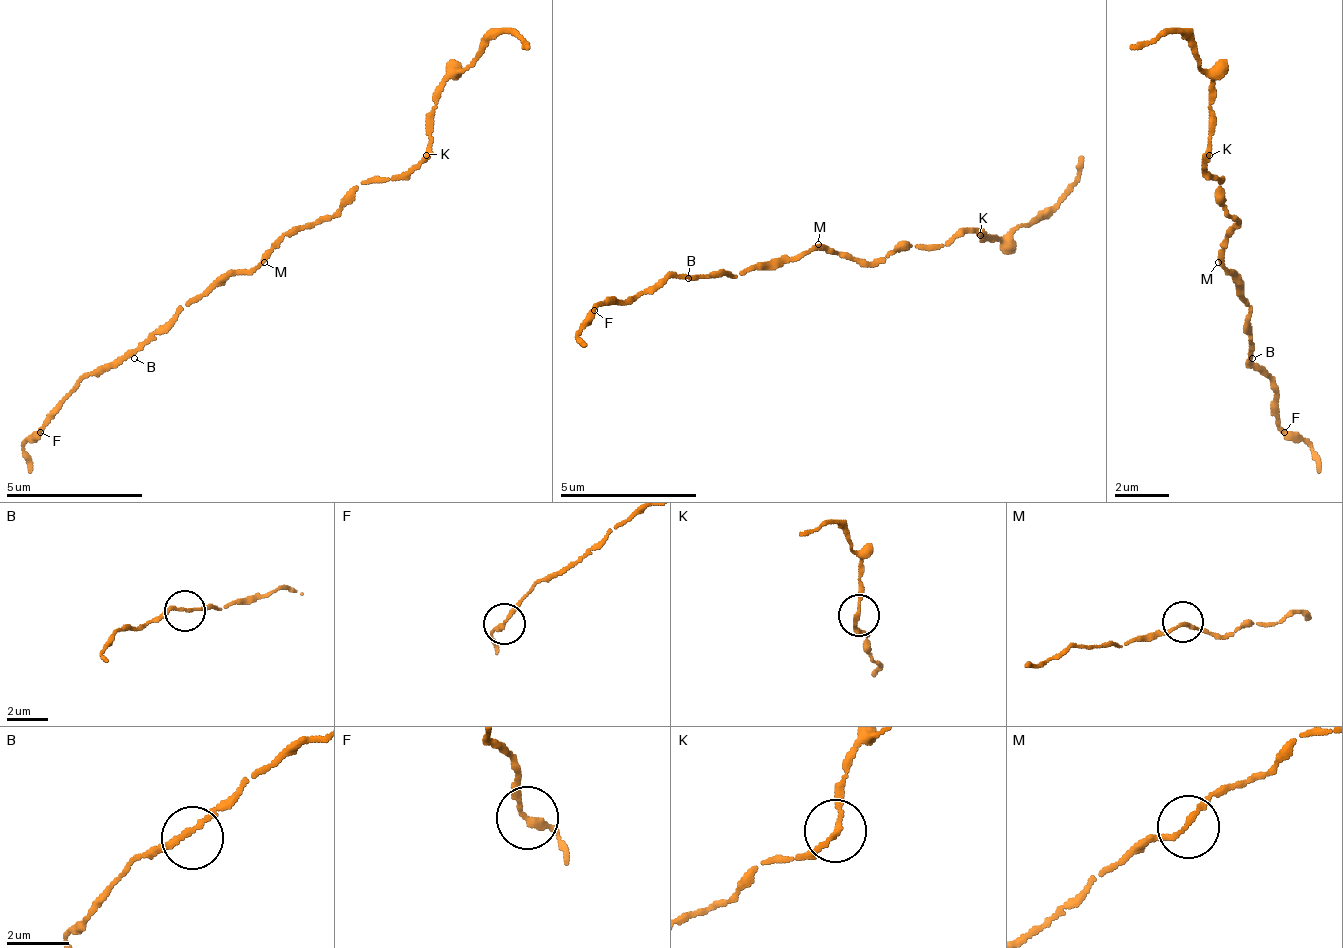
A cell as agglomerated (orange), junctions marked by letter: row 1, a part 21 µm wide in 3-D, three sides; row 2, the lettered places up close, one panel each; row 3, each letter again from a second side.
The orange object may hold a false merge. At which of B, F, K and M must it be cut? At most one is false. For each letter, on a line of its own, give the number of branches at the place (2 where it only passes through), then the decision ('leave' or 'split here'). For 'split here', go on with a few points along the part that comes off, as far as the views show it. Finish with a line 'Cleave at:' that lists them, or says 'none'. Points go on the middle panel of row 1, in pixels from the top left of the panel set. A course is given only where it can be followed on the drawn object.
B: branches 2; leave
F: branches 2; leave
K: branches 2; split here; course (982, 237), (1036, 223), (1057, 203), (1084, 155)
M: branches 2; leave
Cleave at: K

